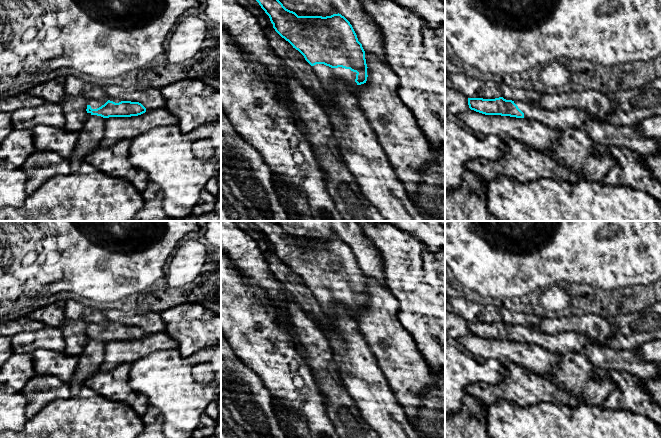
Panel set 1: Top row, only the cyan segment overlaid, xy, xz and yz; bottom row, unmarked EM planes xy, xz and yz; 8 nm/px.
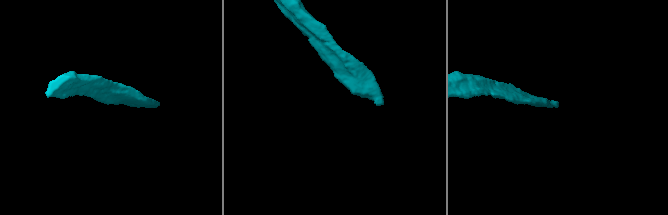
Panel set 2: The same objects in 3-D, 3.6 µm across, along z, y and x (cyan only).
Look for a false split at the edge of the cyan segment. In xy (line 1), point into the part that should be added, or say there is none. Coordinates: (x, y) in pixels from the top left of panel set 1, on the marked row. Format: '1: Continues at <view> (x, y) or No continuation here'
1: Continues at xy (94, 104)

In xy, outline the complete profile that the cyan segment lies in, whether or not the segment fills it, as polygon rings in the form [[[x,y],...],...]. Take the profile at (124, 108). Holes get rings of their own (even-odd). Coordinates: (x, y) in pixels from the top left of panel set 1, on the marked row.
[[[110,98],[108,101],[88,99],[88,115],[97,115],[103,118],[131,117],[146,112],[146,108],[139,102],[124,101],[119,98]]]

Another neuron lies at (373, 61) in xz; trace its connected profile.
[[[365,52],[365,59],[368,67],[367,81],[358,85],[361,88],[355,92],[355,96],[409,198],[412,202],[423,199],[424,197],[419,193],[419,184],[423,183],[420,172],[429,164],[436,162],[430,144],[417,124],[415,116],[400,99],[399,79],[389,64],[375,53]]]

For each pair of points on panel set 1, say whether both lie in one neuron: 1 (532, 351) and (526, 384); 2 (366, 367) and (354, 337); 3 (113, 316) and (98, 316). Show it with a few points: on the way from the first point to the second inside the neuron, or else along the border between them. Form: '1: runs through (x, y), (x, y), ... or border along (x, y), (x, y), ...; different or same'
1: border along (506, 366), (520, 365), (531, 373), (545, 376); different
2: runs through (359, 360), (354, 355), (354, 344); same
3: border along (100, 307), (103, 314), (110, 321); different

